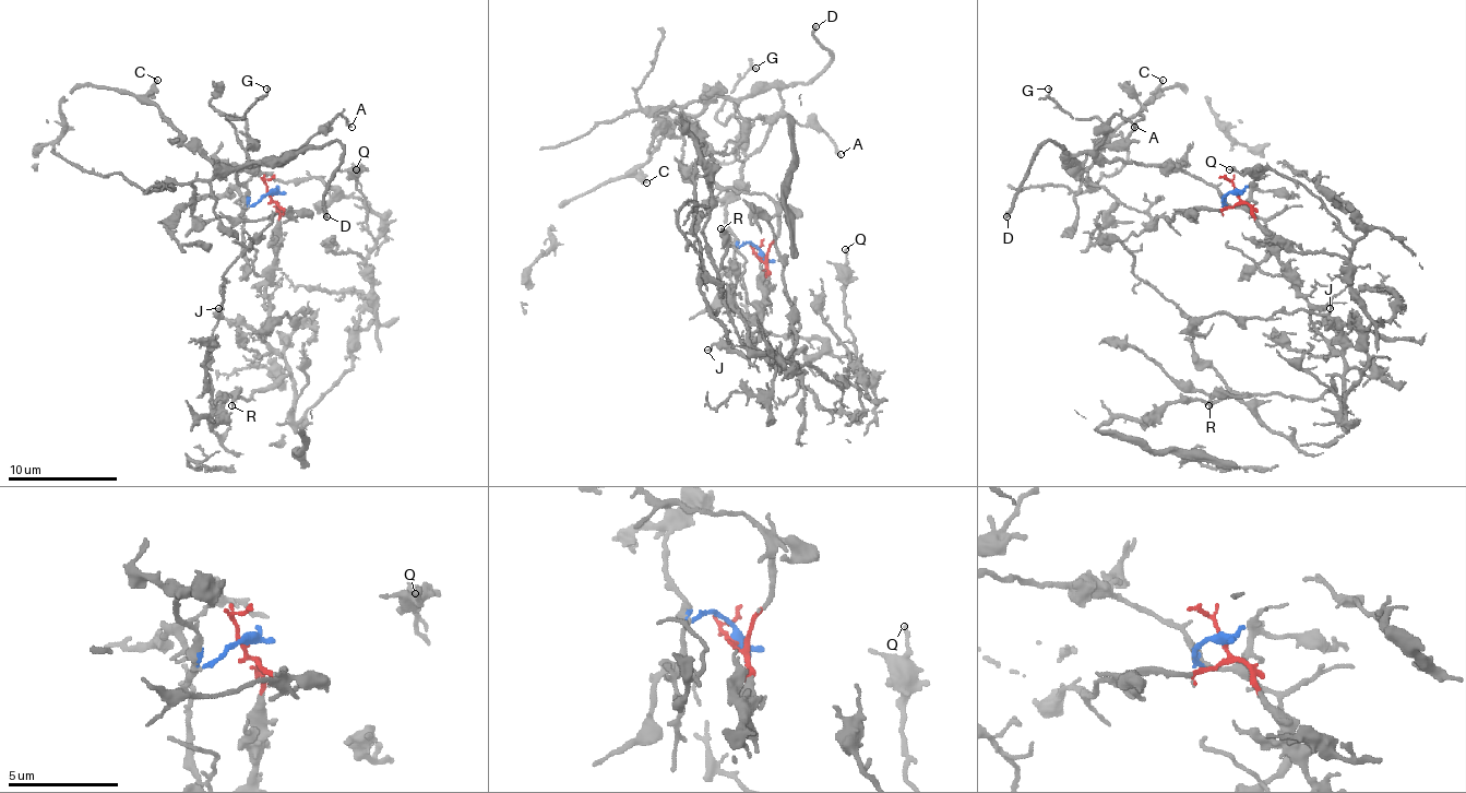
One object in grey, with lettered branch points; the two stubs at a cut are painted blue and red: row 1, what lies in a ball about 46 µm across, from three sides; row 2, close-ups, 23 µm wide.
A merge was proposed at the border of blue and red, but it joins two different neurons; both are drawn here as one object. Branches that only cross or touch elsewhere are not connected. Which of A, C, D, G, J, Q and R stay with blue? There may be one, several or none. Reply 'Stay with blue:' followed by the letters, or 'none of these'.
Stay with blue: A, C, D, G

